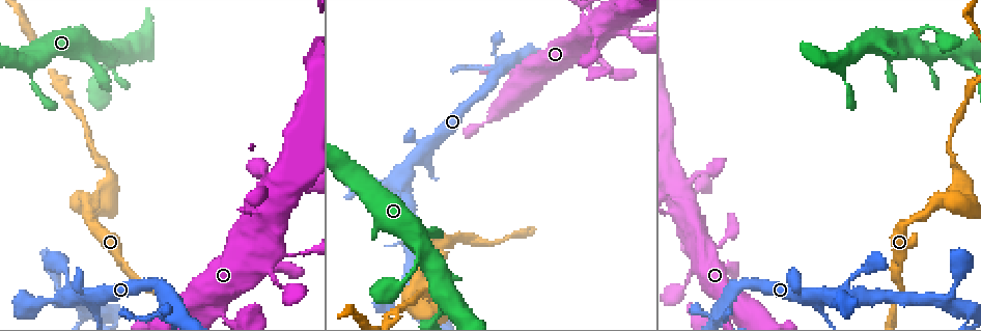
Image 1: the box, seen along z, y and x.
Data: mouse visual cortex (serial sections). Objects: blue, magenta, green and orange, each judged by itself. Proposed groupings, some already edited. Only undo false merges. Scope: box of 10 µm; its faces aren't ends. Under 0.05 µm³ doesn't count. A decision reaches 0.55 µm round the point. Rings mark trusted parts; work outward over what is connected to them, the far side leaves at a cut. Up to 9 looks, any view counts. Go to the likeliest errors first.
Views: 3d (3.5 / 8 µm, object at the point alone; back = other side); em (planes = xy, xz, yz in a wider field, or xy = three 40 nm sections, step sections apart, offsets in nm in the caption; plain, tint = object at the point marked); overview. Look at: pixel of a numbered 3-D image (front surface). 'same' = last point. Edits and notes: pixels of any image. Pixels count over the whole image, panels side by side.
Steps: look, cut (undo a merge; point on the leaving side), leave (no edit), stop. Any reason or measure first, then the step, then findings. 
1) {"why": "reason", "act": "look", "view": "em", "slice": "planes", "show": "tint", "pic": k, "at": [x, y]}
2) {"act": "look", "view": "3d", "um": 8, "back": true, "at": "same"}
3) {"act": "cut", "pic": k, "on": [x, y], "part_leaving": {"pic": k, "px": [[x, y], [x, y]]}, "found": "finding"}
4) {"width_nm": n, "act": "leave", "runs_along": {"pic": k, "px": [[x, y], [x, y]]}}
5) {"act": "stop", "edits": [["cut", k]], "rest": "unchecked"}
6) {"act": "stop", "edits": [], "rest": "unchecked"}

{"why": "sudden change in width", "act": "look", "view": "3d", "um": 3.5, "pic": 1, "at": [127, 272]}

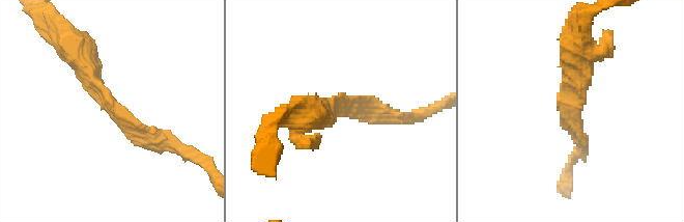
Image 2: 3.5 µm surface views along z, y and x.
{"arm_widths_nm": [150, 400], "act": "look", "view": "em", "slice": "xy", "step": 3, "show": "tint", "pic": 2, "at": [573, 109]}

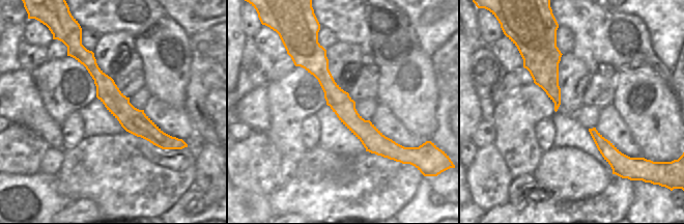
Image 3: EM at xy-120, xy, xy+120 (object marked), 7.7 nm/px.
{"why": "another direction", "act": "look", "view": "em", "slice": "xy", "step": 1, "show": "tint", "at": "same"}

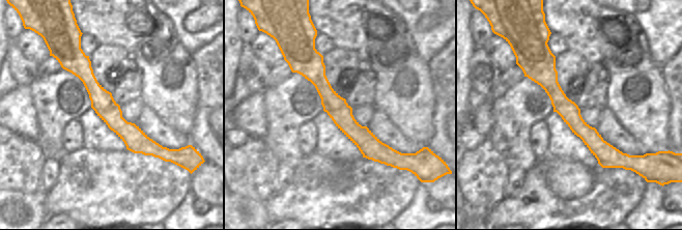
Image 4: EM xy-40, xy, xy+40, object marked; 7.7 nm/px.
{"act": "leave", "found": "continuous, no second cell"}

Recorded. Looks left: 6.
{"why": "calibre changes", "act": "look", "view": "3d", "um": 3.5, "pic": 1, "at": [108, 168]}

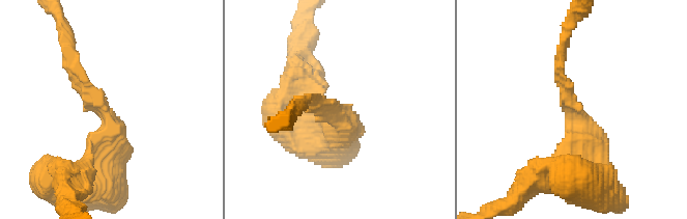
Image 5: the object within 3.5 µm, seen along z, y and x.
{"arm_widths_nm": [150, 500], "act": "look", "view": "em", "slice": "xy", "step": 2, "show": "tint", "pic": 5, "at": [571, 113]}

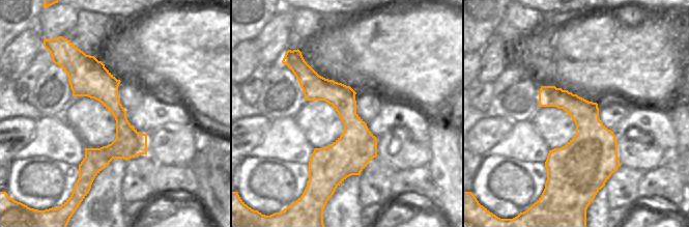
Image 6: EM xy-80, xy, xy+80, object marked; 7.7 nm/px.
{"width_nm": 280, "act": "leave", "runs_along": {"pic": 6, "px": [[302, 61], [349, 117], [339, 180]]}, "found": "all the same cell"}

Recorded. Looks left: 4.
{"why": "four arms meet", "act": "look", "view": "3d", "um": 3.5, "pic": 1, "at": [93, 295]}

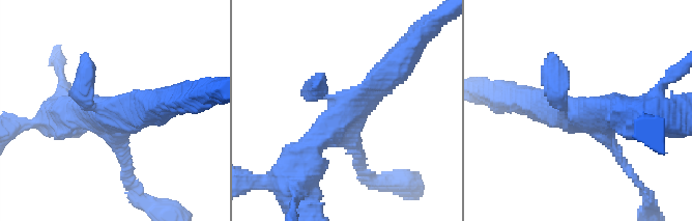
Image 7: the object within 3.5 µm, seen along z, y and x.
{"arms": 4, "arm_widths_nm": [200, 300, 400, 400], "why": "now the EM", "act": "look", "view": "em", "slice": "xy", "step": 2, "show": "tint", "pic": 7, "at": [347, 110]}

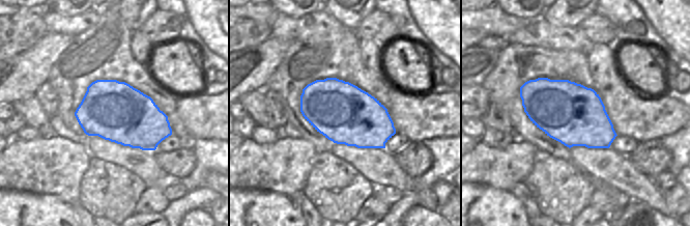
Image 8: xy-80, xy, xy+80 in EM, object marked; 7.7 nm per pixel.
{"width_nm": 460, "act": "leave", "runs_along": {"pic": 7, "px": [[400, 63], [314, 140], [300, 164]]}, "found": "one cell here"}

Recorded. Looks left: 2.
{"why": "calibre changes", "act": "look", "view": "3d", "um": 3.5, "pic": 1, "at": [95, 64]}

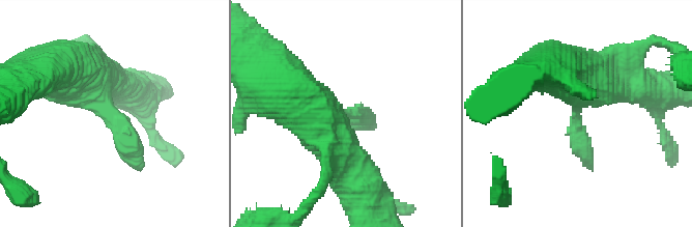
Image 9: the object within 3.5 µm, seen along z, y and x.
{"act": "look", "view": "em", "slice": "xy", "step": 5, "show": "tint", "pic": 9, "at": [576, 113]}

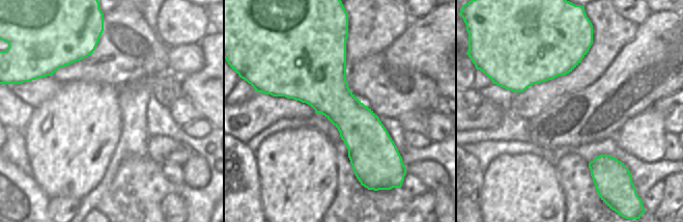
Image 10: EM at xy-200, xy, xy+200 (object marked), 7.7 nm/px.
{"width_nm": 380, "act": "leave", "runs_along": {"pic": 9, "px": [[74, 67], [124, 128], [140, 166]]}, "found": "one cell here"}

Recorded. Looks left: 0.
{"act": "stop", "edits": [], "rest": "unchecked"}

